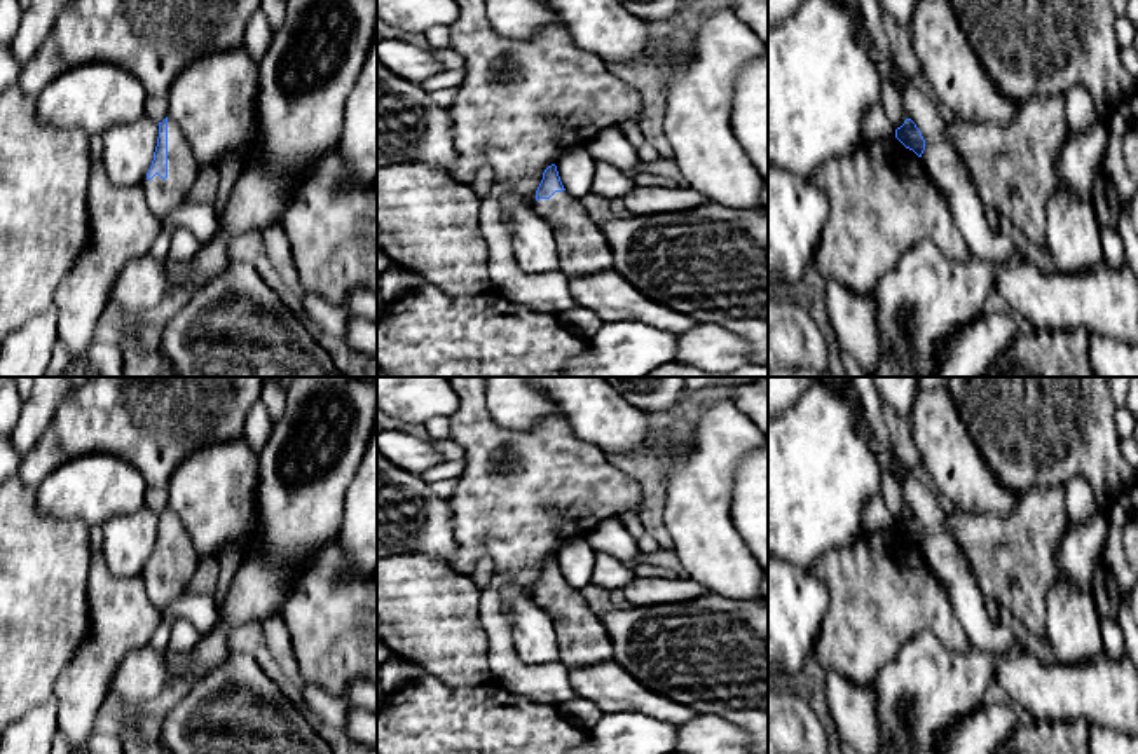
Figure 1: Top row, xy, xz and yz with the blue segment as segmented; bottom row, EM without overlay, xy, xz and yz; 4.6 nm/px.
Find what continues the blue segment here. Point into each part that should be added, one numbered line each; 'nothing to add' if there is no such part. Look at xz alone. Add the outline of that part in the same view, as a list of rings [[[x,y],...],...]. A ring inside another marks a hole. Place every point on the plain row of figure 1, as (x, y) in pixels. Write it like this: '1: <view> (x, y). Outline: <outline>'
1: xz (582, 637). Outline: [[[562,581],[550,590],[536,592],[534,599],[553,623],[564,665],[590,667],[613,658],[607,630],[600,616],[586,604],[581,590]]]

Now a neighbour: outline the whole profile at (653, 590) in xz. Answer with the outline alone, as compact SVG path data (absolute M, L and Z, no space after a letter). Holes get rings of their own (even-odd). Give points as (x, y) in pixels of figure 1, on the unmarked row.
M634 578L623 593L632 606L677 604L705 595L709 590L689 578Z

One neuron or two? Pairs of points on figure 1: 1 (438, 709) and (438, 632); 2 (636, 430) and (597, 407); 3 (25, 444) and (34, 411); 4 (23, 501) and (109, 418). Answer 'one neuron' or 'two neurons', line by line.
1: two neurons
2: one neuron
3: one neuron
4: two neurons

